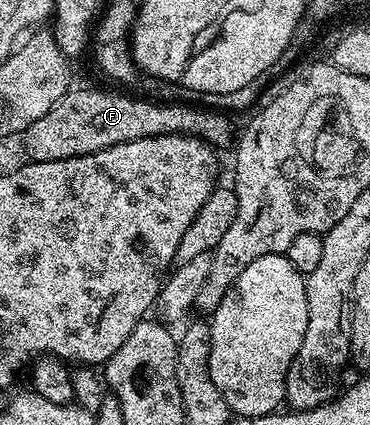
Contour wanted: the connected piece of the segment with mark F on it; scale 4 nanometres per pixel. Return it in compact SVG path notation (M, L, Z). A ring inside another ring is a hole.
M82 87L79 91L67 91L64 97L60 97L60 101L56 101L56 105L52 105L52 109L48 109L48 113L44 113L44 117L40 117L40 121L32 121L30 128L25 131L26 151L30 154L27 156L35 163L60 161L157 135L196 135L211 145L226 143L230 139L230 119L218 111L209 111L206 107L193 107L190 103L157 103L154 99L137 99L138 95L129 90L114 90L116 91L105 91L102 87Z

